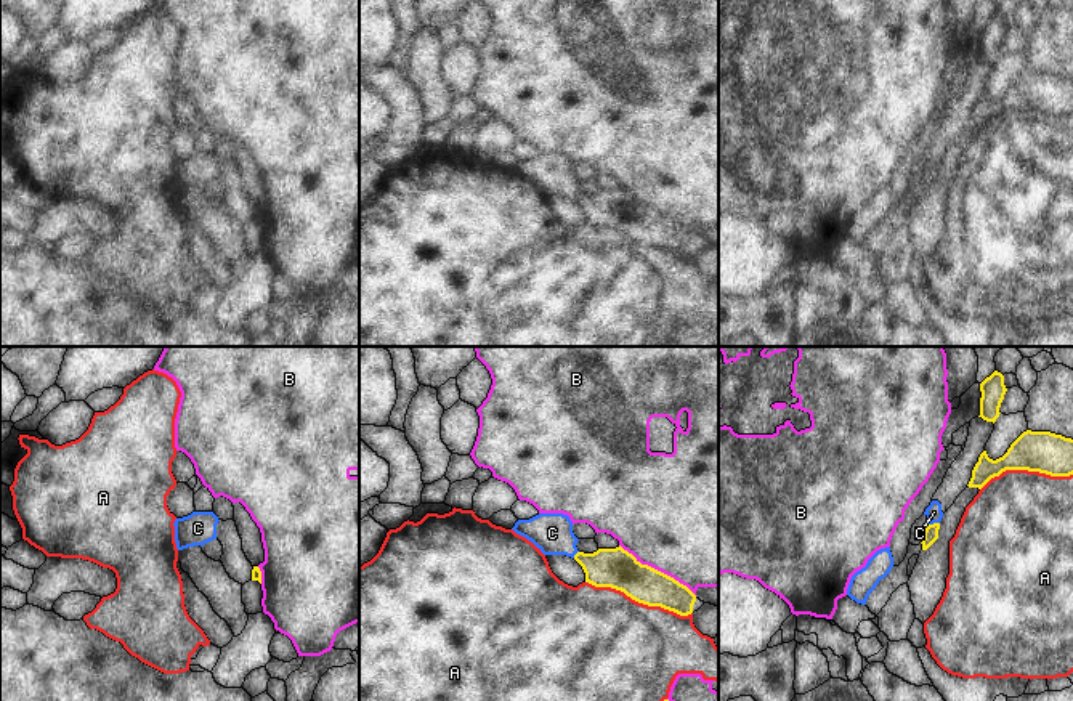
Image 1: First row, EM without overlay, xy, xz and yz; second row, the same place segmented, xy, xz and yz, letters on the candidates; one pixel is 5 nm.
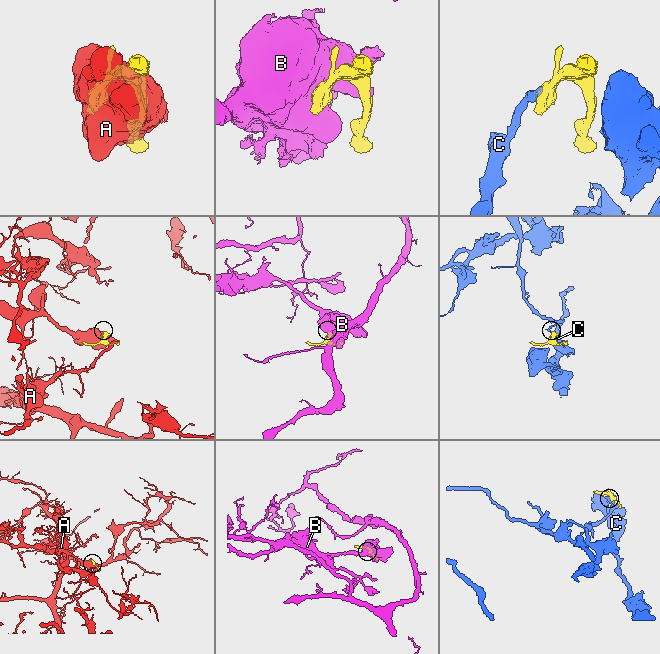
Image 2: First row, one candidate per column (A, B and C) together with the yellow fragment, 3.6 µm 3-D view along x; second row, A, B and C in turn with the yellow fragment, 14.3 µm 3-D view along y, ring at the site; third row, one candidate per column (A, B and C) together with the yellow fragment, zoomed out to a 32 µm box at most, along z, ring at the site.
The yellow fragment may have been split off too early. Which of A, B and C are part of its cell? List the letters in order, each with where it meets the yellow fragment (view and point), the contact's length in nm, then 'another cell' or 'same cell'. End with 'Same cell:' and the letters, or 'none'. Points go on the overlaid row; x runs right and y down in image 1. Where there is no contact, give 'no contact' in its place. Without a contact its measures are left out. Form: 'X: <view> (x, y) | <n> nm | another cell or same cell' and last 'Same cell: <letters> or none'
A: xz (639, 602) | 550 nm | another cell
B: xz (656, 570) | 460 nm | another cell
C: yz (934, 523) | 60 nm | another cell
Same cell: none

